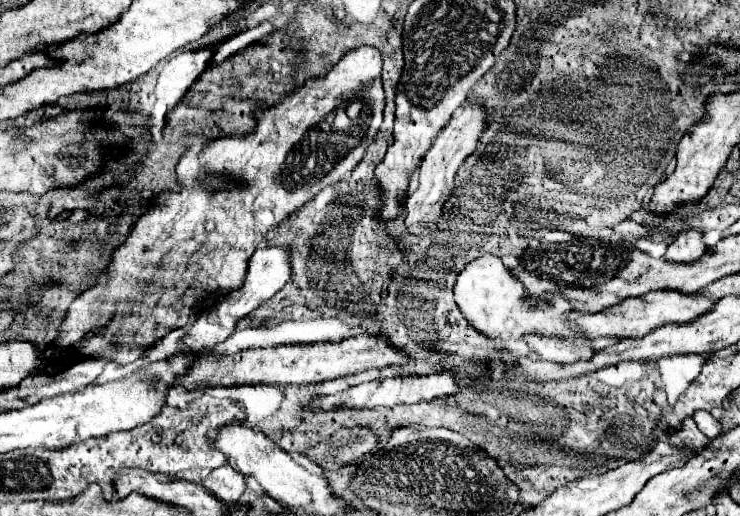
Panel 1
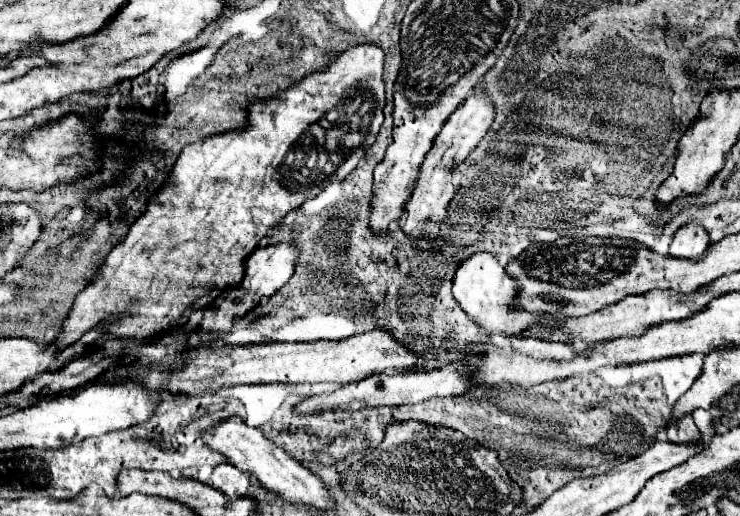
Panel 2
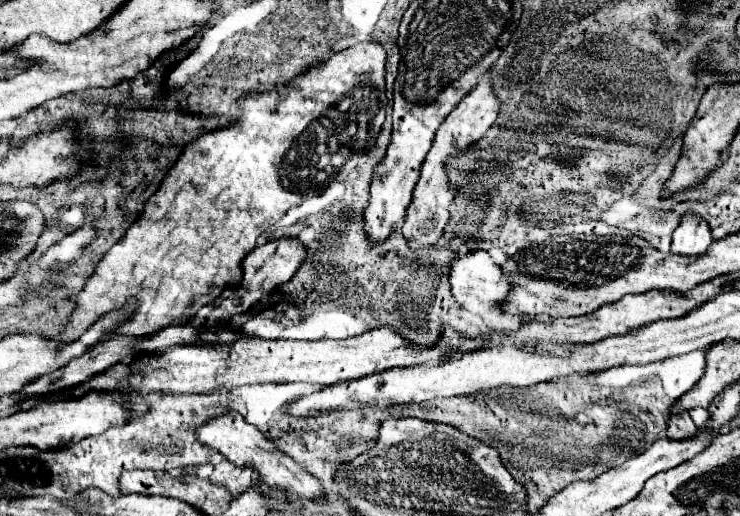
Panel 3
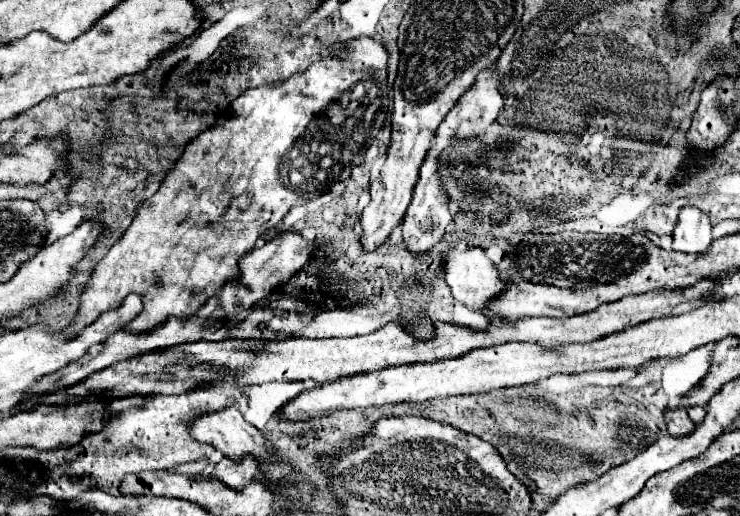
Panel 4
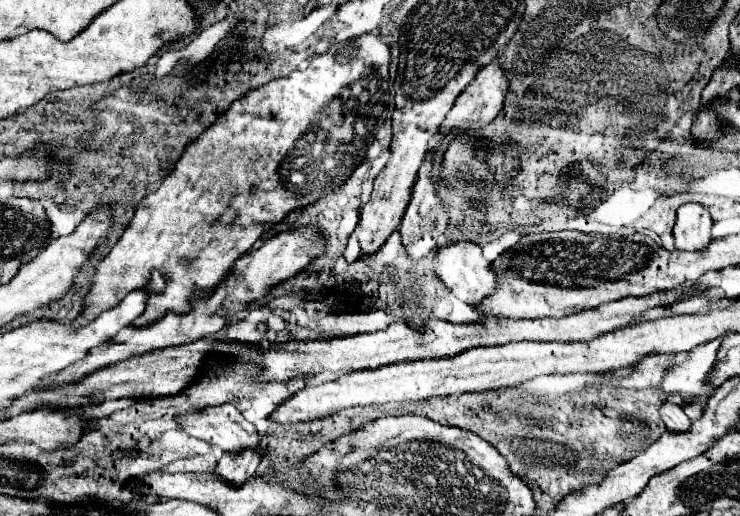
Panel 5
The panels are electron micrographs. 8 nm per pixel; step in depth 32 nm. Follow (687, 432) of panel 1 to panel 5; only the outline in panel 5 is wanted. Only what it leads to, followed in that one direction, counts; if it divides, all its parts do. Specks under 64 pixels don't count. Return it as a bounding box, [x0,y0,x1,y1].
[660,402,690,432]

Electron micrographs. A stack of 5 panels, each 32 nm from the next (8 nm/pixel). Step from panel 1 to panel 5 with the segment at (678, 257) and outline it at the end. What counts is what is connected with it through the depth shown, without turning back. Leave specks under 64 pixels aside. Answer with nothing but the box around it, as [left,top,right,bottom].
[674,204,712,252]

